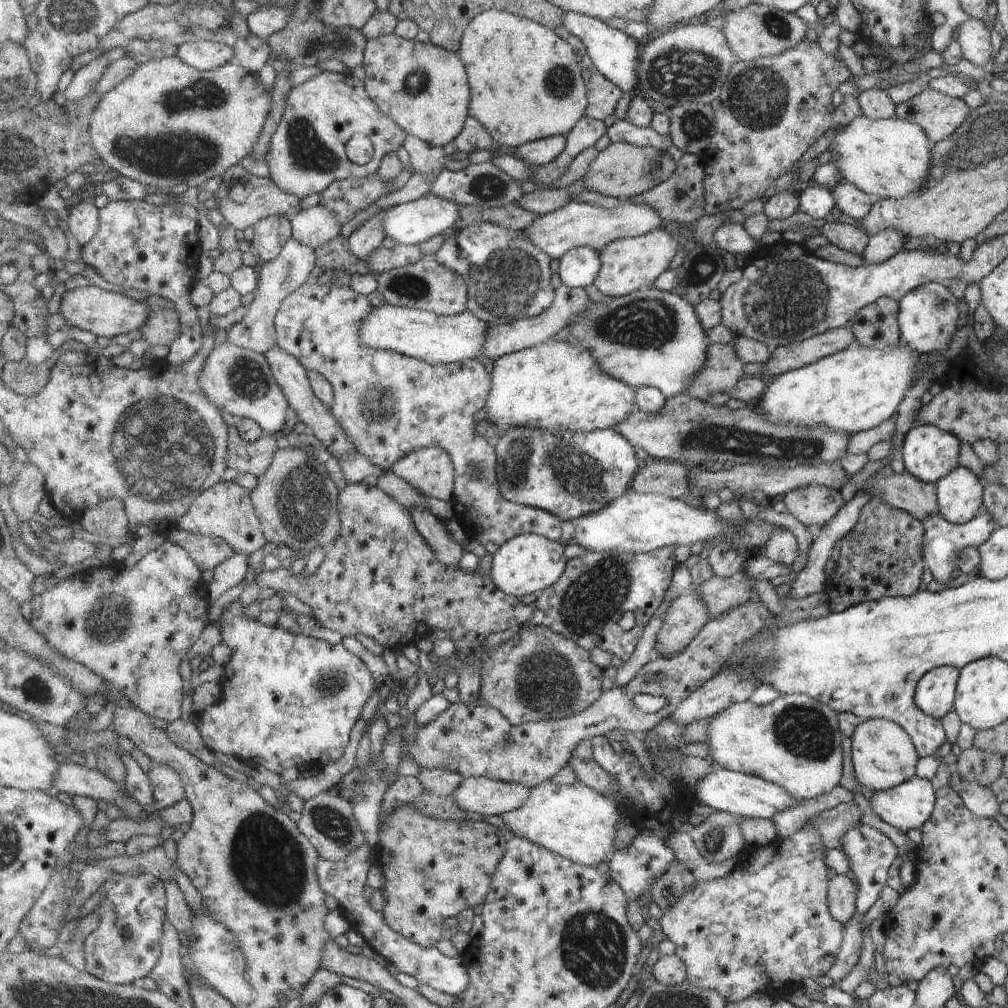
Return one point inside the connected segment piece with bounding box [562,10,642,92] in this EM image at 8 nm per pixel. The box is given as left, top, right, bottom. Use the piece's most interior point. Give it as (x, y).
(616, 56)

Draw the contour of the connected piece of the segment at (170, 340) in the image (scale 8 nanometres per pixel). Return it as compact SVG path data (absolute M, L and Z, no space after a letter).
M156 308L148 324L140 331L148 344L170 348L180 338L182 325L178 314L172 310Z

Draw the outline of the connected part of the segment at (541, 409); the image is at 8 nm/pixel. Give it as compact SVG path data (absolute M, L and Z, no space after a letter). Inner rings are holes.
M557 338L533 349L524 349L499 358L494 362L491 378L493 387L485 413L487 419L500 429L501 434L517 426L571 431L614 429L639 410L636 402L636 392L639 389L605 373L594 353L584 345L573 345Z

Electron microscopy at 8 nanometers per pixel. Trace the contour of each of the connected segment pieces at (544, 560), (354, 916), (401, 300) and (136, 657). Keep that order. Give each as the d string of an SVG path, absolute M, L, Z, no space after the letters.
M532 533L514 537L505 542L501 549L492 556L490 576L503 593L508 593L517 599L537 594L552 588L564 576L568 564L564 548L565 546L561 546L560 542Z
M367 843L354 849L343 861L329 861L320 856L316 874L320 880L321 889L339 900L343 916L351 925L351 929L361 934L366 944L381 954L388 963L394 965L399 973L410 975L418 983L424 983L448 995L457 996L466 992L470 979L468 967L463 964L461 955L449 957L438 947L424 948L418 943L412 942L409 938L390 928L381 911L375 912L369 906L367 898L363 896L363 890L365 890L365 882L367 882L367 872L373 867L371 860L373 860L373 850Z
M435 255L424 256L416 264L394 269L377 276L379 293L386 303L432 311L439 315L459 315L468 310L468 285L465 280L453 270L437 262Z
M165 538L165 542L161 546L145 554L134 567L128 568L121 563L113 563L105 566L95 563L90 569L82 572L81 575L62 580L61 584L55 586L52 590L35 595L32 601L33 614L30 622L57 652L71 661L83 664L94 674L103 678L103 680L112 683L119 693L125 696L125 701L132 702L145 715L151 718L155 717L163 719L167 723L173 723L181 719L183 697L187 693L186 682L181 678L181 674L179 674L179 666L181 666L181 662L186 660L185 656L187 656L187 652L195 646L195 642L201 638L203 630L209 624L209 614L207 614L209 612L209 600L208 586L204 582L204 570L200 568L200 565L197 565L197 562L189 555L187 549Z

